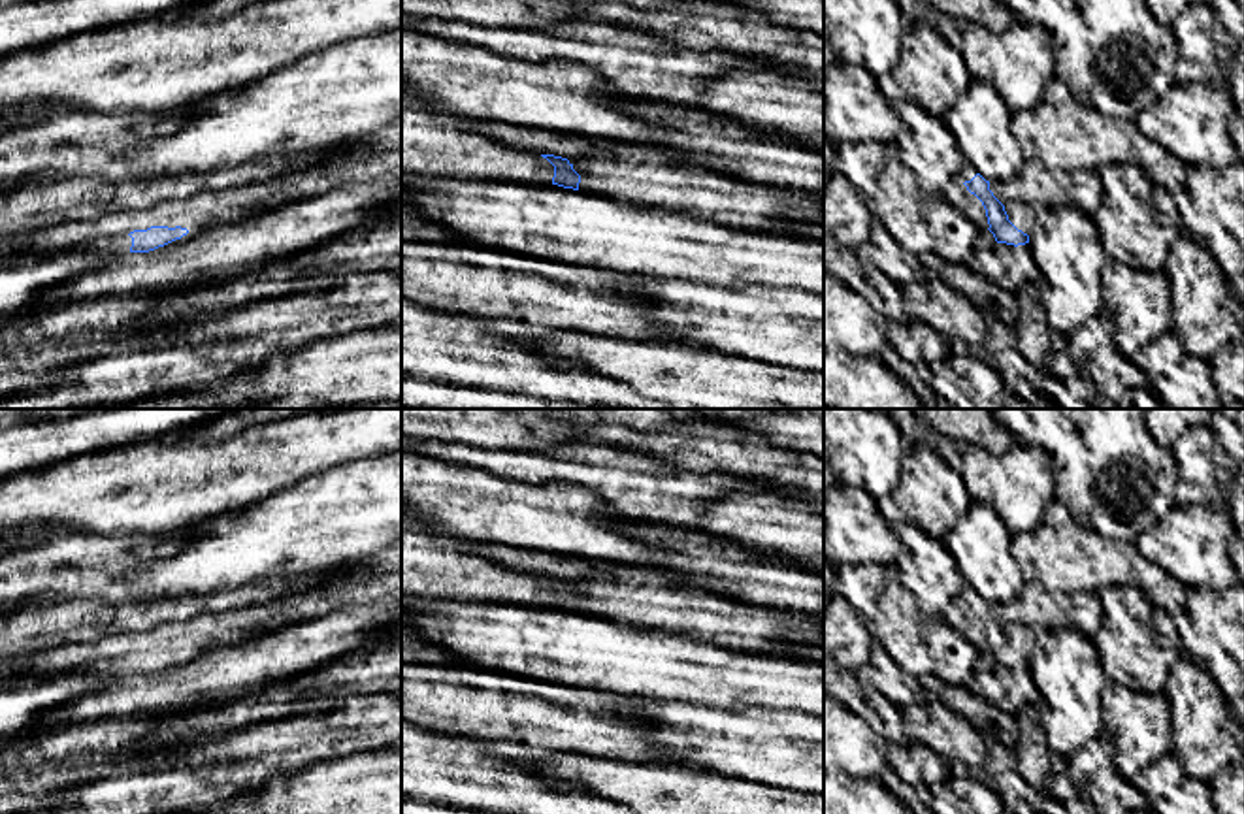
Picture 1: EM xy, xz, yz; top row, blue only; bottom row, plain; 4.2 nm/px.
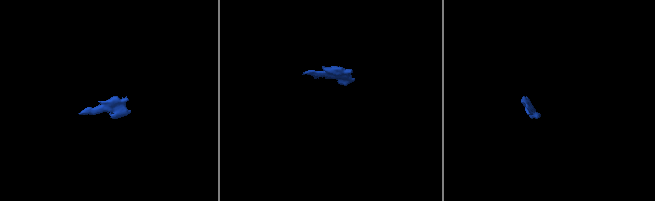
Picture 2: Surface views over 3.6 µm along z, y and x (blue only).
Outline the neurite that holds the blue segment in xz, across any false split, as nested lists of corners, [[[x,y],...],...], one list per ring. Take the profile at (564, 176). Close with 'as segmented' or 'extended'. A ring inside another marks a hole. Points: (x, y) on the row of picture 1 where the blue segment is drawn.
[[[401,85],[401,175],[516,181],[579,190],[581,175],[567,158],[537,155],[492,139],[471,124],[411,96]]] | extended

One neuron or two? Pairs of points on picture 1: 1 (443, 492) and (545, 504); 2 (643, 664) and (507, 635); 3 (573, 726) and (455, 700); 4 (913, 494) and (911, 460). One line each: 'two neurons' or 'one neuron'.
1: one neuron
2: one neuron
3: one neuron
4: one neuron

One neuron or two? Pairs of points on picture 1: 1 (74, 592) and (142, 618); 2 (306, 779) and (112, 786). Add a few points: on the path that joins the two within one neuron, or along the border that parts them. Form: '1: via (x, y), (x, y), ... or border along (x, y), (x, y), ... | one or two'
1: border along (149, 600), (119, 605), (93, 602), (61, 603) | two
2: border along (330, 758), (289, 775) | two

